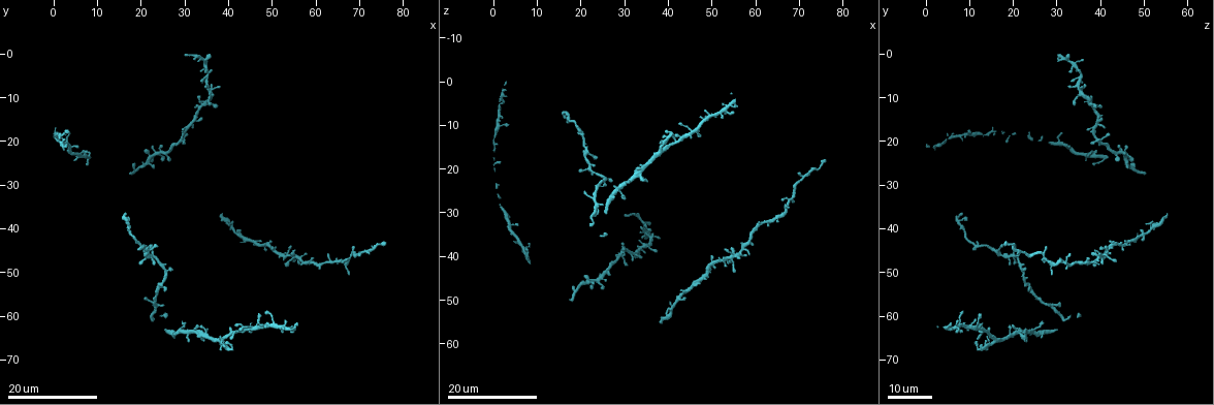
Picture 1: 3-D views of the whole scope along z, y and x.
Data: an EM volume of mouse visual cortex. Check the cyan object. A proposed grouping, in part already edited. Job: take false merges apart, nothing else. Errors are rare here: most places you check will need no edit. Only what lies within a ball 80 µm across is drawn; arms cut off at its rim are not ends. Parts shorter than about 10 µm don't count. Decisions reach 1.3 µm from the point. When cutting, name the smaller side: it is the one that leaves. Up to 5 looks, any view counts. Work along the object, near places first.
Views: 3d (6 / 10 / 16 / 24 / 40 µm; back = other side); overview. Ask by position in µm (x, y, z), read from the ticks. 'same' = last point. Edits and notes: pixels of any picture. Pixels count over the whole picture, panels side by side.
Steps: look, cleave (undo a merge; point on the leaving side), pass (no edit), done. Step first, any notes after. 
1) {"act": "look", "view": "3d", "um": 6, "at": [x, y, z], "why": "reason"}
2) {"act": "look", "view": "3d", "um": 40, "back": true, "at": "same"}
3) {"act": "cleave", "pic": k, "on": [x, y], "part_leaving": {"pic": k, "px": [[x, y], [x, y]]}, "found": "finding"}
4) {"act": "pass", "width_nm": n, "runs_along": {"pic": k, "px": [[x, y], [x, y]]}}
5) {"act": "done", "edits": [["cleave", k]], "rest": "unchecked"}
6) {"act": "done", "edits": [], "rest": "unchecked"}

{"act": "look", "view": "3d", "um": 16, "at": [21.5, 46.0, 19.5], "why": "four-way junction"}

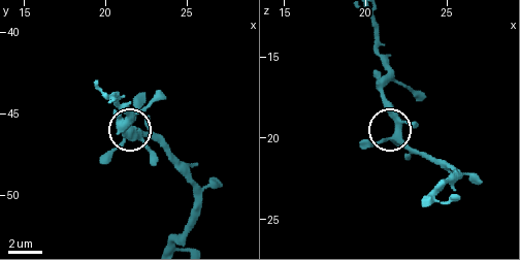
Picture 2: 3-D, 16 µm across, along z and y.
{"act": "look", "view": "3d", "um": 6, "at": "same", "why": "zoom in"}

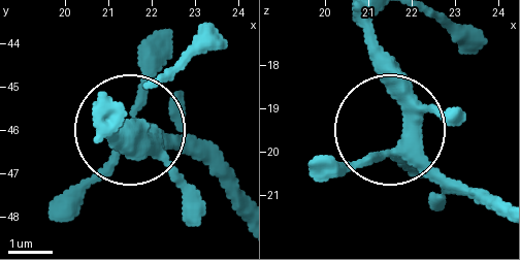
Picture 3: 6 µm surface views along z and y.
{"act": "pass", "arms": 4, "runs_along": {"pic": 3, "px": [[500, 215], [412, 144], [400, 77], [371, 23]]}, "found": "one neuron here"}

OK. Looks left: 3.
{"act": "look", "view": "3d", "um": 24, "at": [29.5, 20.0, 40.0], "why": "looks like a crossing"}

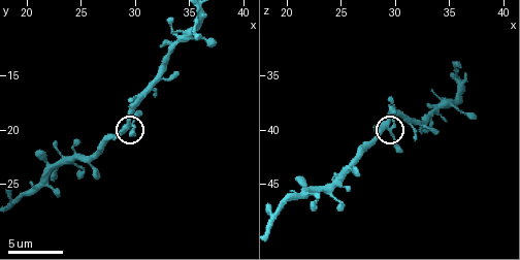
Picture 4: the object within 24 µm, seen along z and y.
{"act": "look", "view": "3d", "um": 6, "at": [29.4, 19.6, 39.2]}

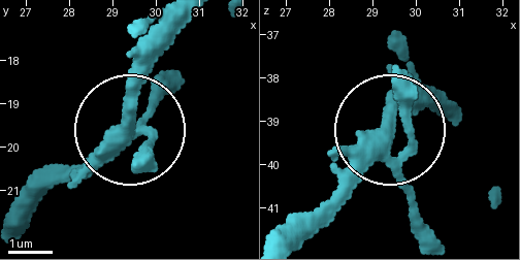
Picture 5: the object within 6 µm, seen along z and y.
{"act": "pass", "width_nm": 340, "found": "all the same neuron"}

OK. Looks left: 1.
{"act": "done", "edits": [], "rest": "unchecked"}

